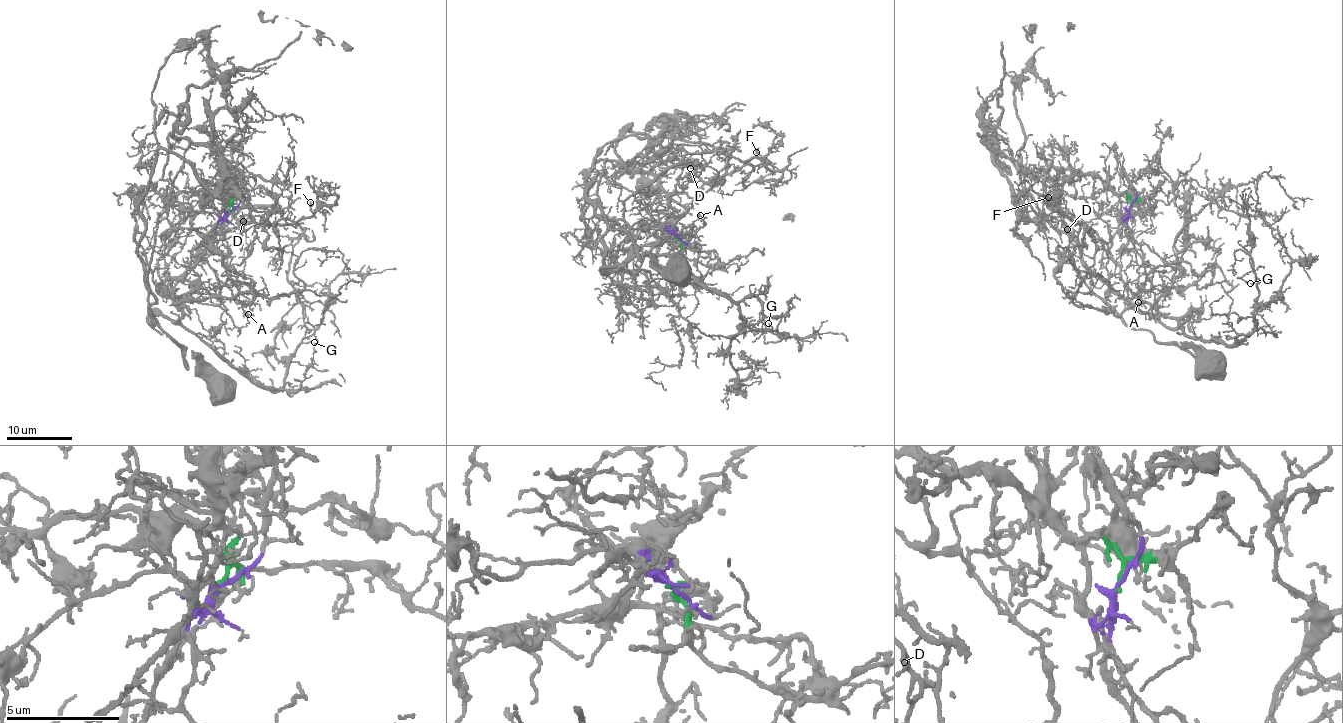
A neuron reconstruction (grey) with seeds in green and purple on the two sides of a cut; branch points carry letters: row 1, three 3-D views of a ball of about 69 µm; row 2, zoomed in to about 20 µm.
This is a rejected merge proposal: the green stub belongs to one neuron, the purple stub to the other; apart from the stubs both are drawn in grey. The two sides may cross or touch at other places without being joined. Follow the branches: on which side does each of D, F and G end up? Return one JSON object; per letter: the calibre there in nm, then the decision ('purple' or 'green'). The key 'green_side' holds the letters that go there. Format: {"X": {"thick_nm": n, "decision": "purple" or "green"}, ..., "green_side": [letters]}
{"D": {"thick_nm": 110, "decision": "green"}, "F": {"thick_nm": 150, "decision": "green"}, "G": {"thick_nm": 110, "decision": "purple"}, "green_side": ["D", "F"]}

